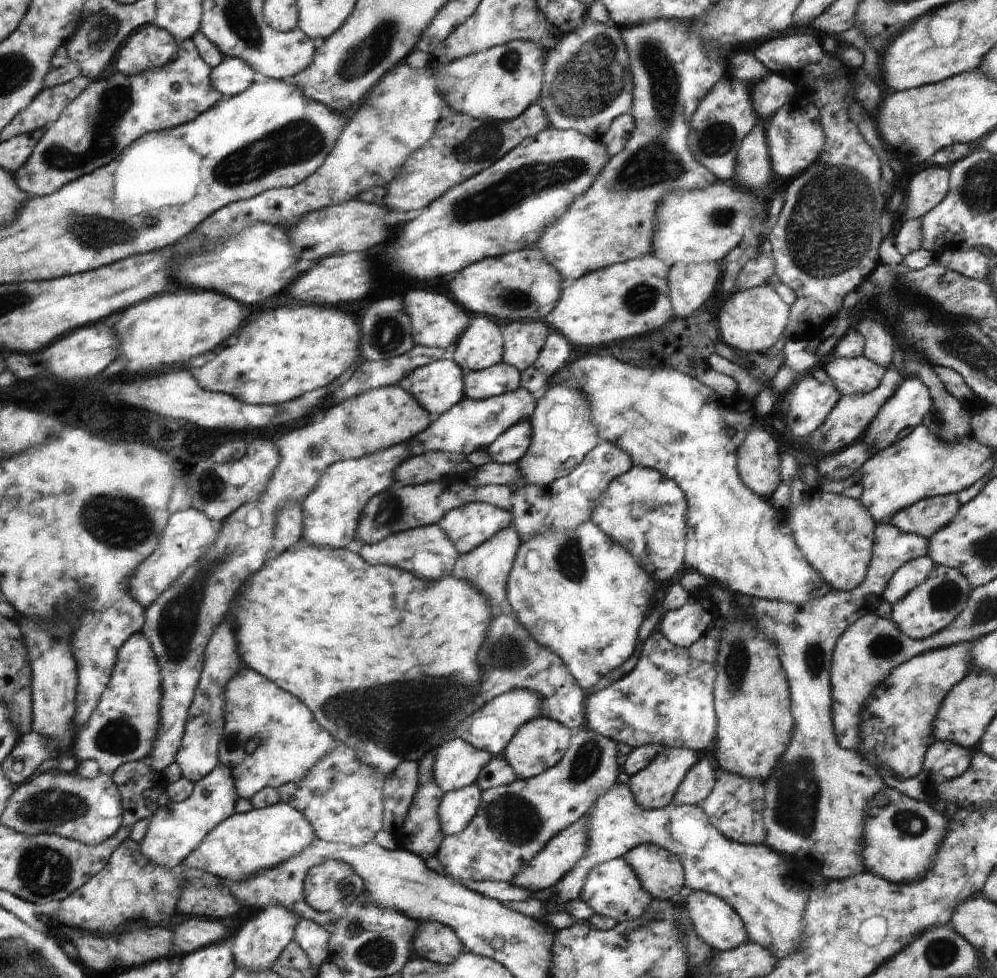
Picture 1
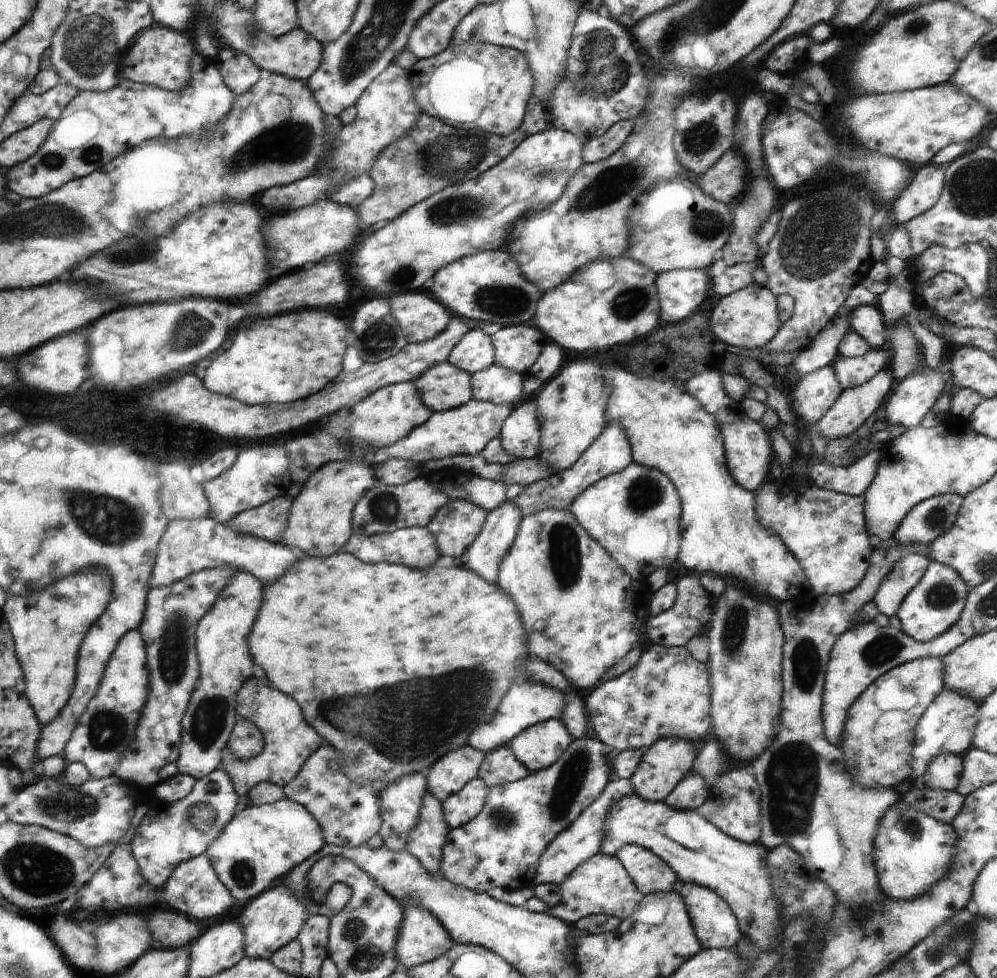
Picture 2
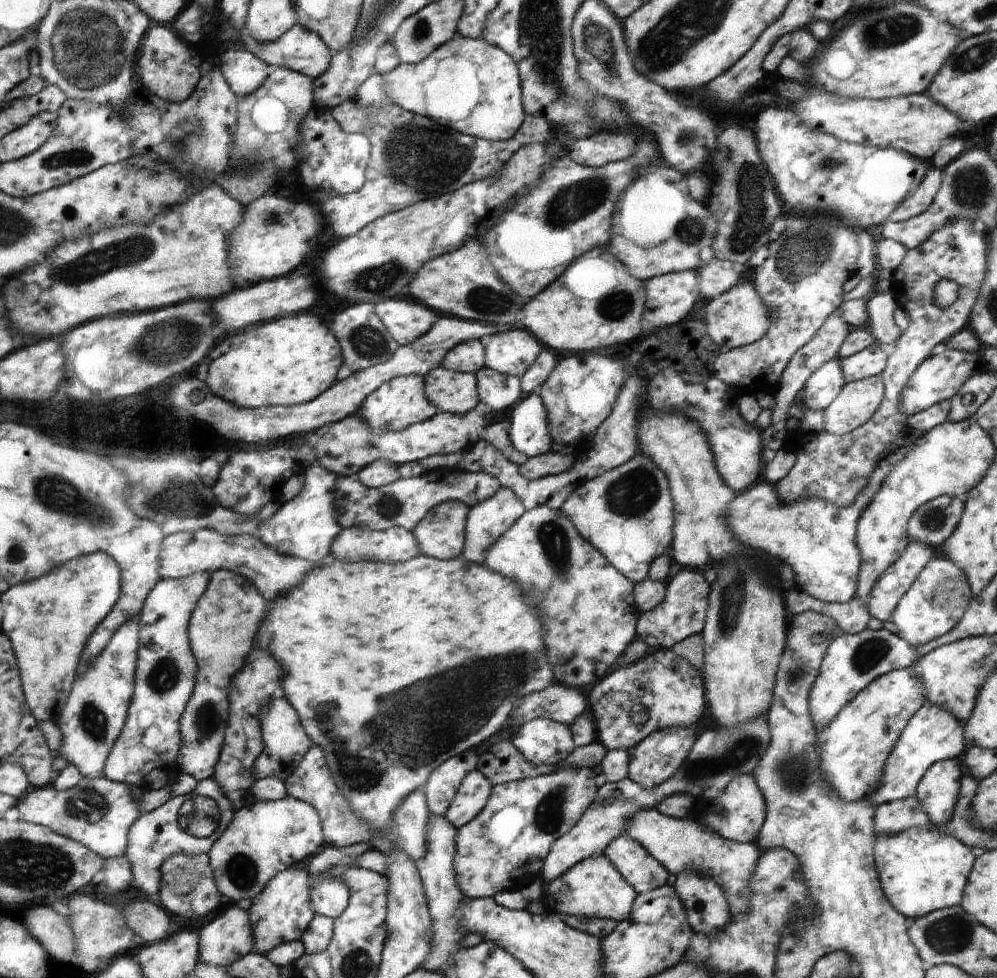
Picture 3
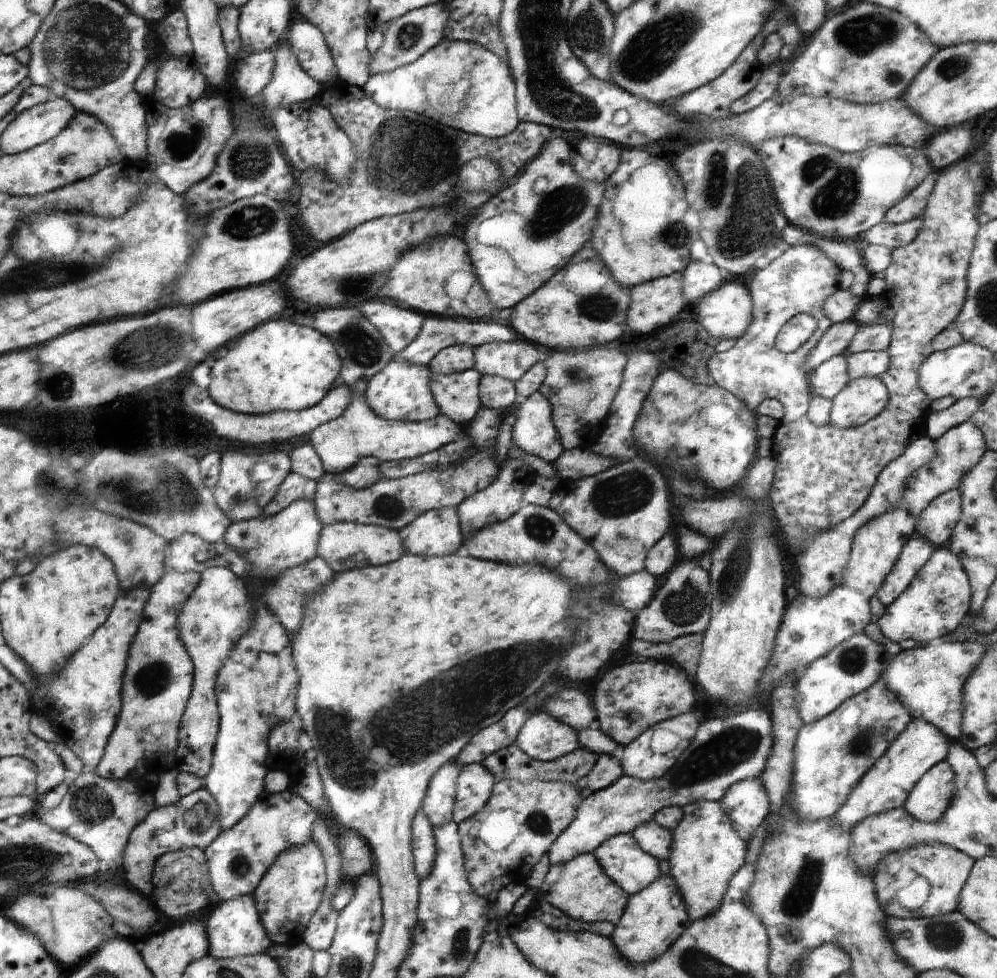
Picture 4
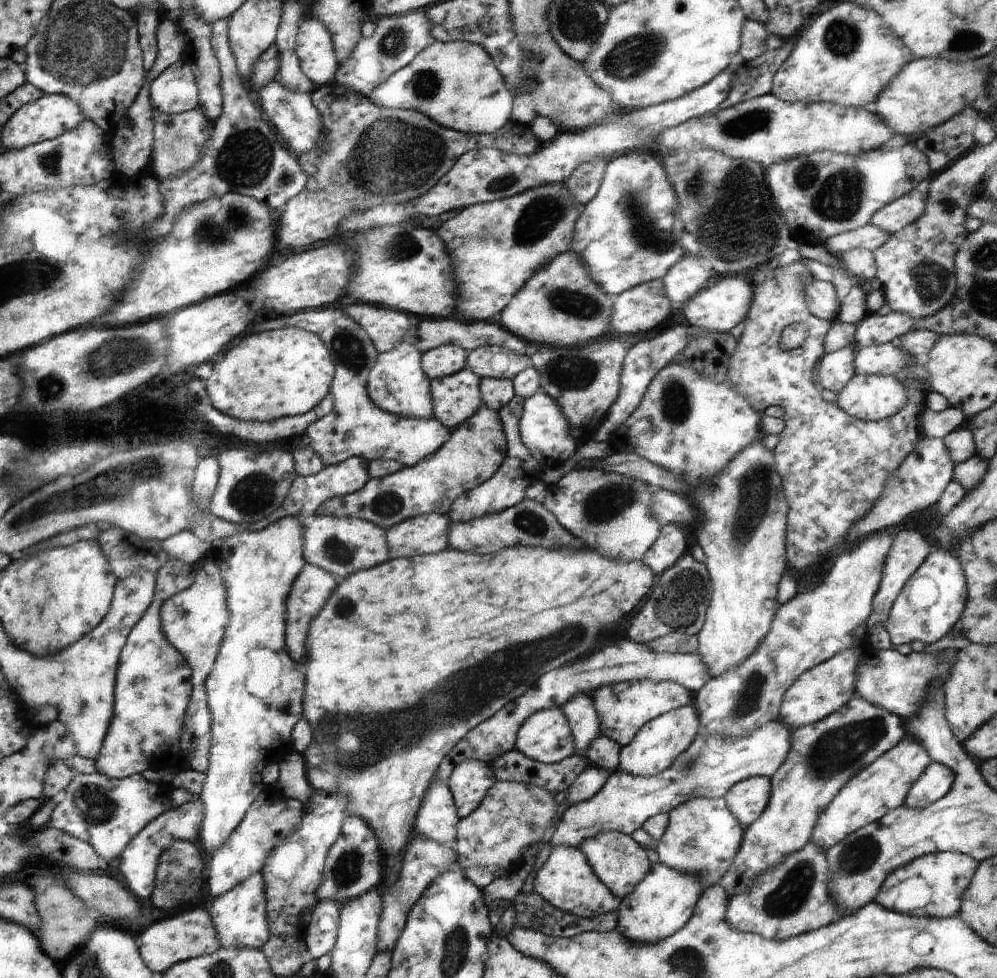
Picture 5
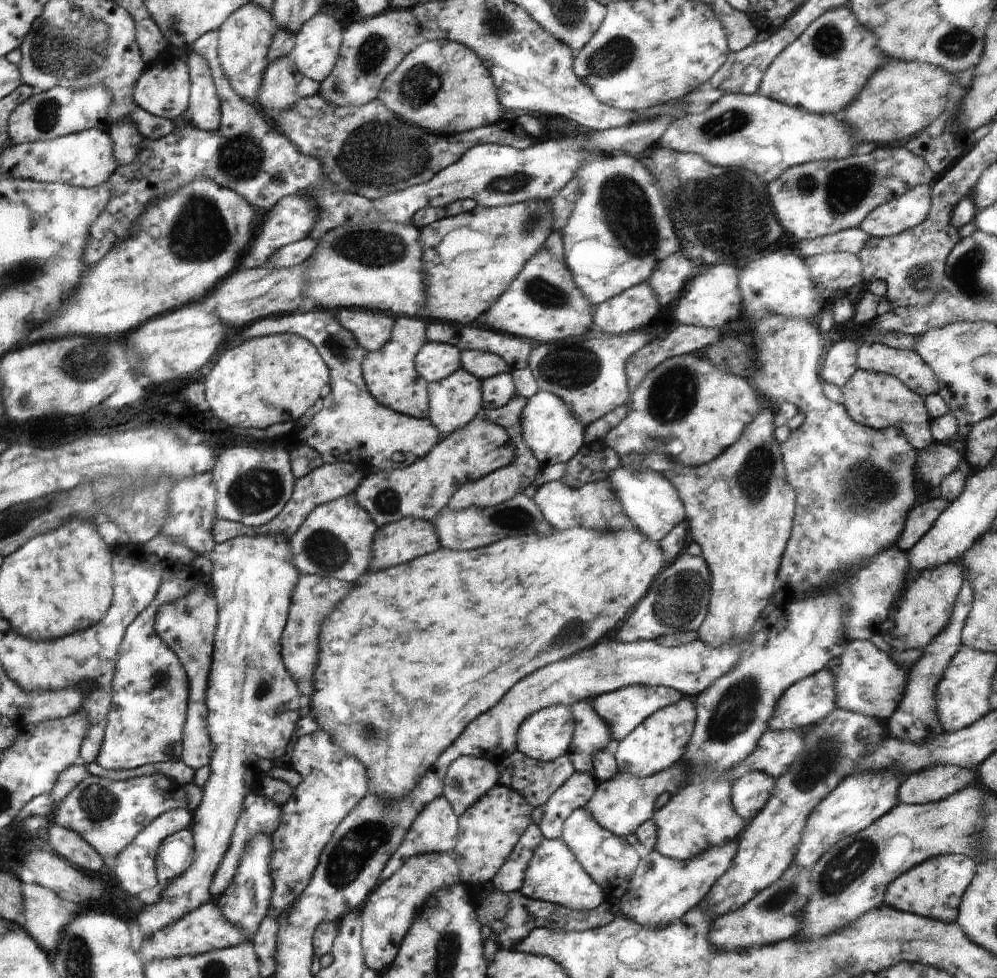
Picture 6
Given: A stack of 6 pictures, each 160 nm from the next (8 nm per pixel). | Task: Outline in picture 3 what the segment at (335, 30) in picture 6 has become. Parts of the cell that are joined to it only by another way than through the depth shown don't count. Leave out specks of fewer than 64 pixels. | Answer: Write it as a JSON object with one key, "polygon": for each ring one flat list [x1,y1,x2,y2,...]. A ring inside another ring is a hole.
{"polygon":[[300,24,295,25,285,36,278,38,274,42,258,42,252,36,243,35,241,38,245,43,246,49,252,51,258,58,264,60,272,68,284,66,290,68,299,74,304,74,310,79,322,77,322,74,329,70,333,60,333,52,330,51,322,39,314,32,310,32]]}

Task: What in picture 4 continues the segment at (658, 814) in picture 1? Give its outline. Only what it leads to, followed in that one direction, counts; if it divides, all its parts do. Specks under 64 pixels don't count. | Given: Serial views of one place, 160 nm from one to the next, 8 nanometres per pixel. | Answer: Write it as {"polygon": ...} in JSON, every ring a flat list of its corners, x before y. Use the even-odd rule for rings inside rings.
{"polygon":[[654,820,644,822,631,833,636,840,638,846,658,860,668,860,670,858,670,850,672,850,672,831,660,824,656,824]]}

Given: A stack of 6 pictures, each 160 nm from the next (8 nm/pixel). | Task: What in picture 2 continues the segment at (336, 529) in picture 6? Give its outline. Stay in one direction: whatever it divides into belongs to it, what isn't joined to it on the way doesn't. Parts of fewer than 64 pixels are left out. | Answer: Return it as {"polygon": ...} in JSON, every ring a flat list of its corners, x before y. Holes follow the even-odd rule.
{"polygon":[[426,527,402,528,388,533,377,533,374,536,353,534,349,542,346,542,346,553,352,554,366,564,393,563,419,570,428,570,440,556,436,538]]}

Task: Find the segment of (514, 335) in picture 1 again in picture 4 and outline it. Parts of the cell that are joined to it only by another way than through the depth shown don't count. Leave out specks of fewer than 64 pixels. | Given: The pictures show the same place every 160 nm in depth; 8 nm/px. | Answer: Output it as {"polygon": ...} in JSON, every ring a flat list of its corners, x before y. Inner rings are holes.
{"polygon":[[518,337,512,342,492,342,473,350,474,367,481,376,518,381,534,364,547,358,547,351]]}

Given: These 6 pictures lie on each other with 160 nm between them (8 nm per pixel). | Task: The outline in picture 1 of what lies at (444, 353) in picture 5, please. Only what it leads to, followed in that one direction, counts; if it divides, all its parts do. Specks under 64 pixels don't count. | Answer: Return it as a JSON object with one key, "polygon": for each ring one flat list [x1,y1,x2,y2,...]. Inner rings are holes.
{"polygon":[[478,315,456,344,453,359,467,373,503,362,504,340,498,322]]}

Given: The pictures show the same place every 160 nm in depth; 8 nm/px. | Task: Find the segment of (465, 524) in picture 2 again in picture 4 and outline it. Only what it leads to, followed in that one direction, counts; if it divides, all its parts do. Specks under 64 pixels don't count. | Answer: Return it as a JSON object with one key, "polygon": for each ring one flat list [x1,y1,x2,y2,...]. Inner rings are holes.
{"polygon":[[456,507,422,514,398,531,405,552,418,556,447,556,461,552,464,532]]}

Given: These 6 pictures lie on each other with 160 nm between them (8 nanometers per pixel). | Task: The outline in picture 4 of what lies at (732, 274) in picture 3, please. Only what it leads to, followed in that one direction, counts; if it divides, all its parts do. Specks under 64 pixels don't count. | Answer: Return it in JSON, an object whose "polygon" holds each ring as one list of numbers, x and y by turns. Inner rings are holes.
{"polygon":[[708,260,688,262,682,272,682,298,692,307,706,294,725,284,725,280,724,272]]}

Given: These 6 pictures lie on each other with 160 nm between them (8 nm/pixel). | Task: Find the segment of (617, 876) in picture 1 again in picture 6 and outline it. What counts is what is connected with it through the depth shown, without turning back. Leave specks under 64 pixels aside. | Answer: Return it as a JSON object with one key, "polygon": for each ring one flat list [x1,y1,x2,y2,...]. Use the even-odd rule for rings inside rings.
{"polygon":[[544,839,534,849,525,878,526,881,519,890,524,896,556,903,570,910,589,911,606,900,602,887,580,866,574,853,562,839]]}

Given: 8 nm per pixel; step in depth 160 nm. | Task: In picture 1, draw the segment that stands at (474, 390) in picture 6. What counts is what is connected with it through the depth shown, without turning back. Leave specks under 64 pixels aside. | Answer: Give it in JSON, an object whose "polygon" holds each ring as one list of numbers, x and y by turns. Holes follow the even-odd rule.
{"polygon":[[438,359,417,368,397,385,409,391,430,416,440,417,465,396,465,373,454,359]]}

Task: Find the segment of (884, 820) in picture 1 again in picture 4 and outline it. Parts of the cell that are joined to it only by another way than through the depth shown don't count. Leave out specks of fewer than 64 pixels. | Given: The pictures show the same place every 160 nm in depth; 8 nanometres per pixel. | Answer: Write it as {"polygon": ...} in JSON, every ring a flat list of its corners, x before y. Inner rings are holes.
{"polygon":[[918,844,888,854,876,864,873,882,880,908,888,917,916,919,944,916,959,910,960,894,972,871,974,860,944,844]]}

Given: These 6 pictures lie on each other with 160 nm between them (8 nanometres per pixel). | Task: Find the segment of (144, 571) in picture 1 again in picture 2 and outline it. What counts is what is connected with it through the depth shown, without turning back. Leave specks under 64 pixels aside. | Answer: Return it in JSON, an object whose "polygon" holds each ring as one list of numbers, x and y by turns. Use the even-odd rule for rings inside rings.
{"polygon":[[204,516,196,520,174,520,157,548,157,562,150,578,151,587,171,586,190,574,208,568,235,568,258,578,262,586,270,586,292,570,297,558,281,542,269,542,248,534,239,534,230,527]]}

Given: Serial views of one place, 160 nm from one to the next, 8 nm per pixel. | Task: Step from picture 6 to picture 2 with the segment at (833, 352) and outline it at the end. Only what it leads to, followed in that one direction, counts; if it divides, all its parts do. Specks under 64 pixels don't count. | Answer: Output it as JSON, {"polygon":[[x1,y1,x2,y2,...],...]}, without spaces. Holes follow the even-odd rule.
{"polygon":[[824,366,806,374,792,389,791,408,800,423,818,423,842,393,834,368]]}

